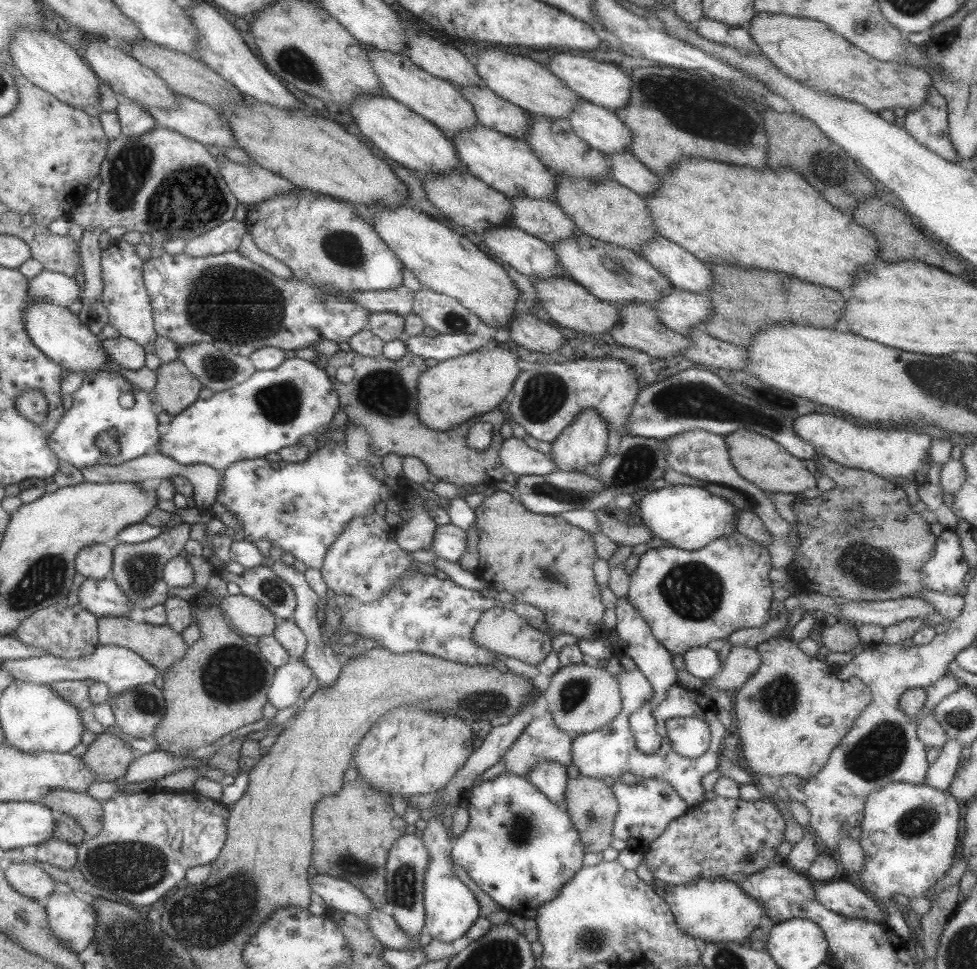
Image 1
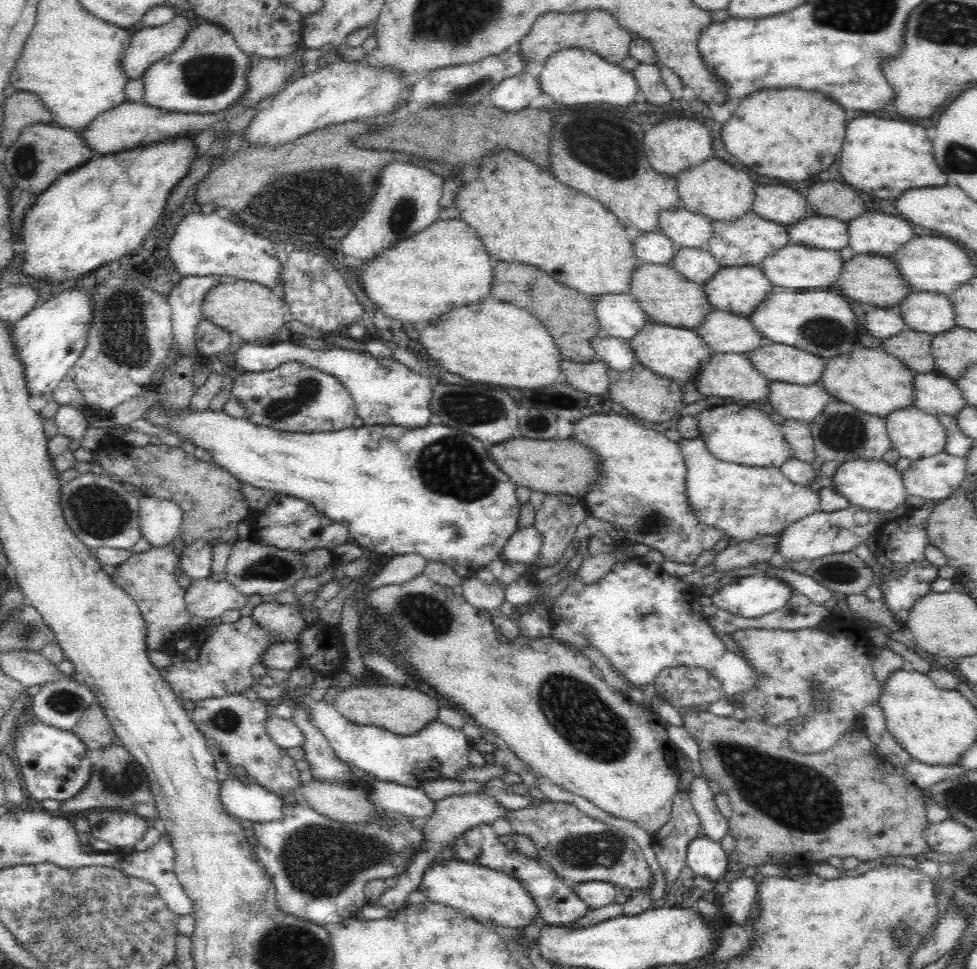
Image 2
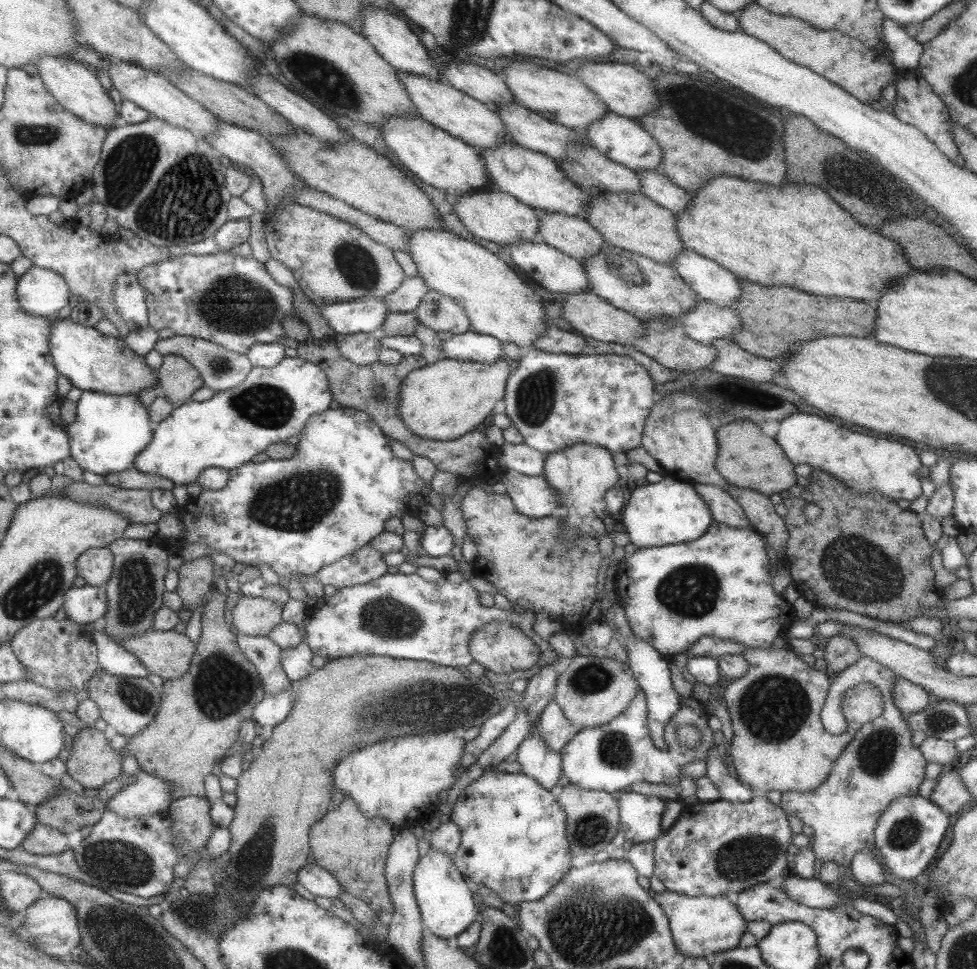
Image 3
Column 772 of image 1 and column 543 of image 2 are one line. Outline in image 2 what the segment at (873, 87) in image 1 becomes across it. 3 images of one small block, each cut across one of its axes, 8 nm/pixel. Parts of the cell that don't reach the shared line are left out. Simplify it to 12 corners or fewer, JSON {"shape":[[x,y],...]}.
{"shape":[[602,10],[541,14],[515,47],[543,66],[560,50],[618,65],[634,36]]}

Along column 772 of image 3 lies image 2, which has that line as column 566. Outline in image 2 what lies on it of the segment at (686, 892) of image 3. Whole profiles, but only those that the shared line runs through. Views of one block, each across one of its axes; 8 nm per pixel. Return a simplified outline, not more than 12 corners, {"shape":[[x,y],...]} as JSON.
{"shape":[[572,804],[507,810],[569,884],[651,884],[639,844]]}

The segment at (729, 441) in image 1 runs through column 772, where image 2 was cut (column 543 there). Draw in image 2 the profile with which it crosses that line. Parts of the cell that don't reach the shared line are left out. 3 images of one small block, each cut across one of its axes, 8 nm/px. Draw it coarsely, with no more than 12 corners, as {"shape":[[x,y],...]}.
{"shape":[[512,438],[488,456],[518,487],[583,497],[600,478],[592,450]]}

